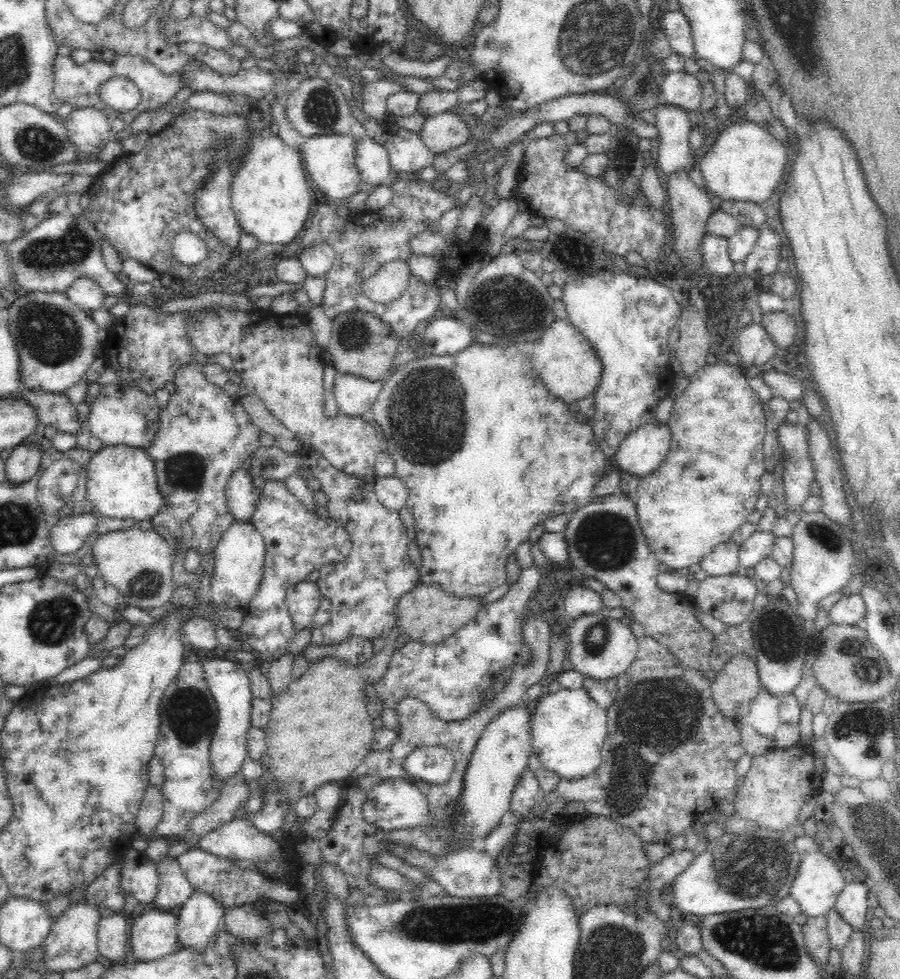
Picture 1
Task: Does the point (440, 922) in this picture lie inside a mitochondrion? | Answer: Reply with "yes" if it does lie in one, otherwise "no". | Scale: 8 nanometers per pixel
yes

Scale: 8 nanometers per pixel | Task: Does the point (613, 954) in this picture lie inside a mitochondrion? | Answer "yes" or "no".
yes

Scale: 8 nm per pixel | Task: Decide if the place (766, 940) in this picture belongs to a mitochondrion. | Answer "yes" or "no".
yes

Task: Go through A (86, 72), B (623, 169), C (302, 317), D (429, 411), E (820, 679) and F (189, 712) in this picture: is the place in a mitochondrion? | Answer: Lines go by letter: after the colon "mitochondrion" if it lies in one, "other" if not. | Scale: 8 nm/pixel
A: other
B: mitochondrion
C: other
D: mitochondrion
E: other
F: mitochondrion

